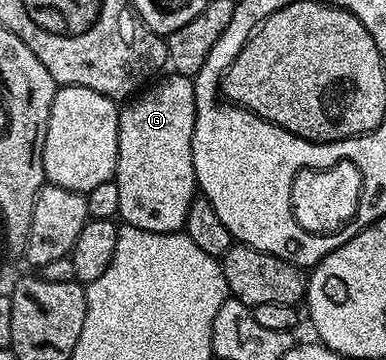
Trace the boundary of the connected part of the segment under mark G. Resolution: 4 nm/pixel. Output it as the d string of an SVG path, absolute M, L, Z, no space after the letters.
M171 72L143 88L118 114L118 172L120 187L118 217L140 231L177 233L185 230L188 211L196 200L198 180L192 163L192 131L196 123L196 91L193 80Z

